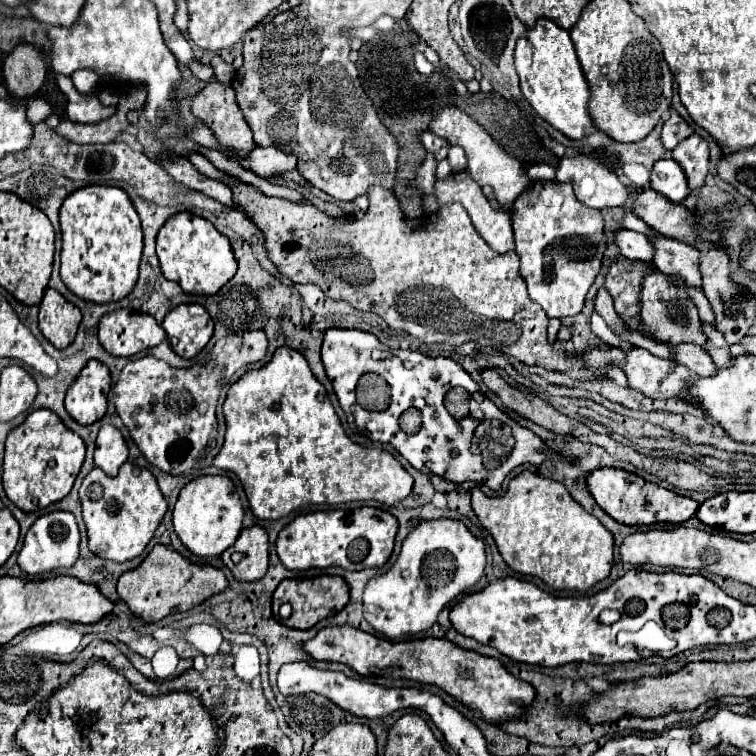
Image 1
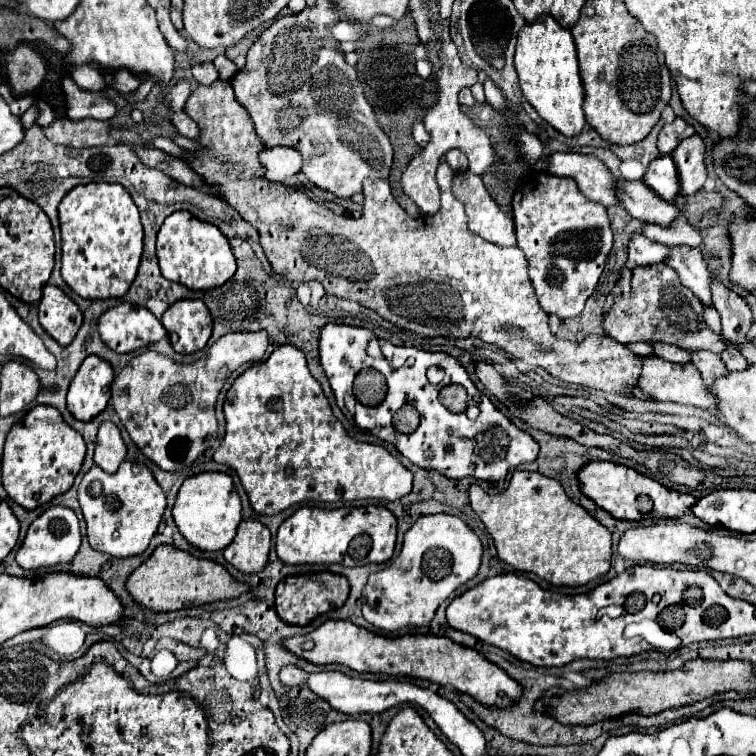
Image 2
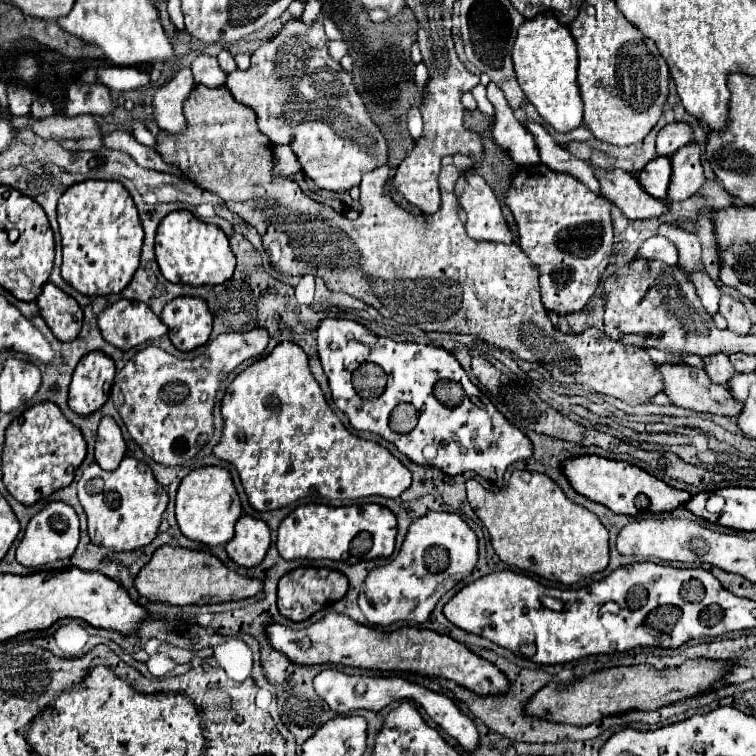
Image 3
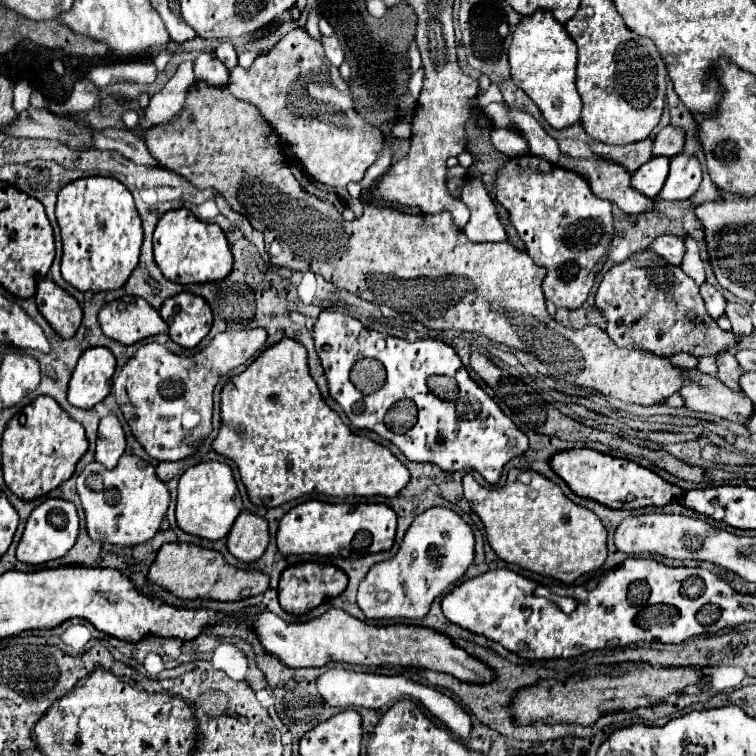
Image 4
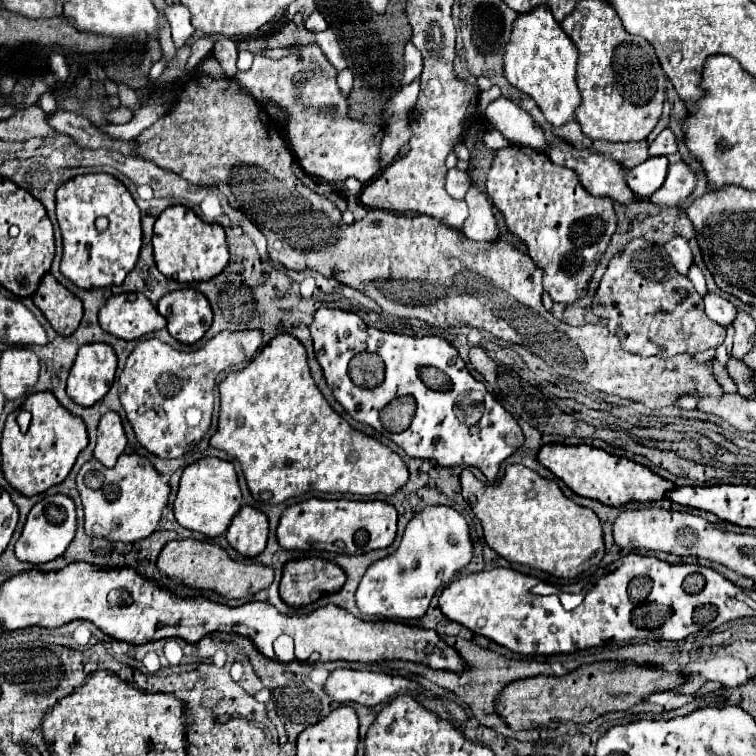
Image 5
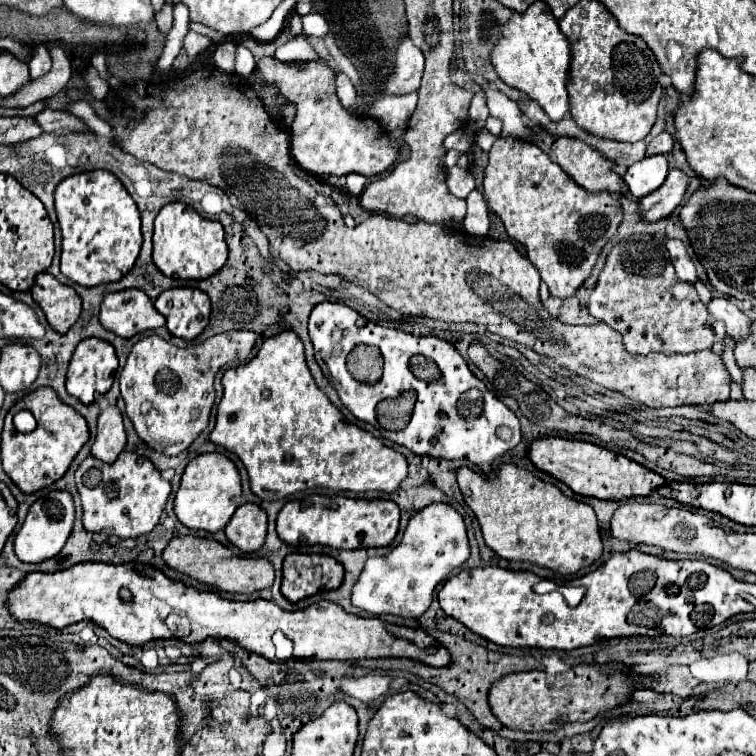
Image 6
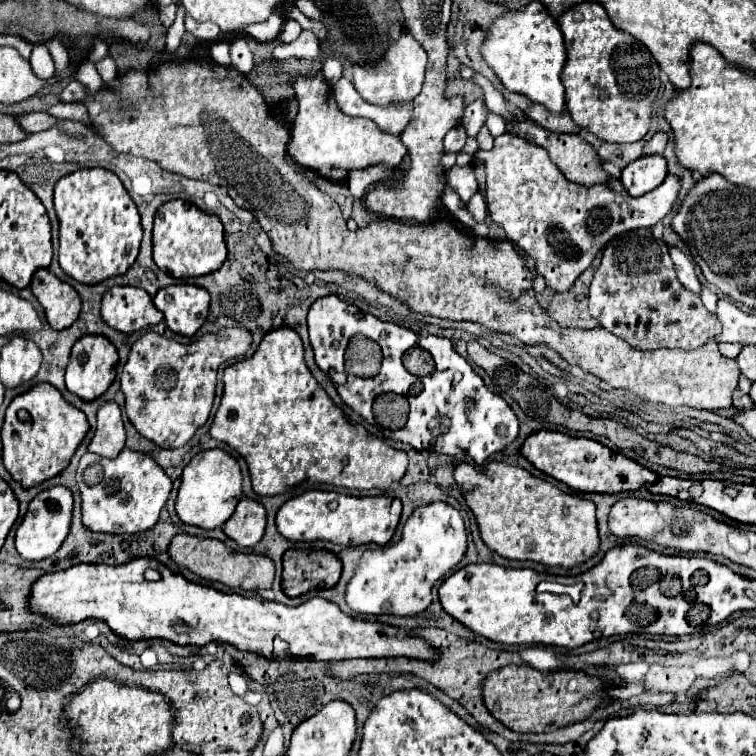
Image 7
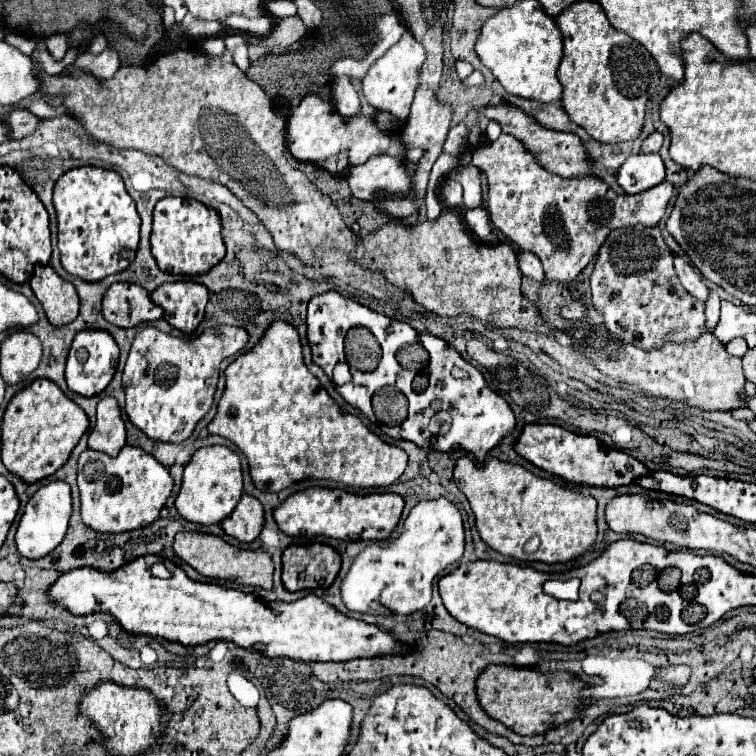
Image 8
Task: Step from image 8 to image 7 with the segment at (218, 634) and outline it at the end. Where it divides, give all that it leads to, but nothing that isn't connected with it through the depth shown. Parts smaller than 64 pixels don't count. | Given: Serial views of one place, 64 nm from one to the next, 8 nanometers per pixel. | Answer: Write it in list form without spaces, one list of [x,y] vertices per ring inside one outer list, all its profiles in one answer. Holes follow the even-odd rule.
[[[140,558],[132,560],[122,566],[106,566],[106,564],[78,564],[64,572],[54,572],[38,578],[38,582],[32,586],[30,606],[38,614],[44,614],[60,624],[74,624],[82,622],[86,618],[104,620],[118,636],[128,640],[148,640],[148,638],[164,638],[174,644],[182,646],[204,646],[208,642],[228,642],[234,644],[238,650],[250,650],[256,654],[262,654],[266,658],[276,658],[274,654],[274,638],[282,638],[288,644],[290,656],[298,660],[348,660],[348,658],[388,658],[388,656],[406,656],[406,658],[418,658],[418,660],[432,660],[436,656],[434,648],[428,646],[422,638],[406,636],[398,638],[396,628],[380,622],[364,622],[358,618],[352,618],[344,614],[334,602],[328,602],[320,596],[314,596],[306,600],[300,606],[286,606],[280,602],[266,602],[258,594],[256,596],[240,596],[240,594],[226,594],[202,584],[188,582],[182,574],[172,572],[164,564],[160,564],[156,558]],[[146,568],[160,568],[164,572],[164,580],[150,582],[144,578]]]

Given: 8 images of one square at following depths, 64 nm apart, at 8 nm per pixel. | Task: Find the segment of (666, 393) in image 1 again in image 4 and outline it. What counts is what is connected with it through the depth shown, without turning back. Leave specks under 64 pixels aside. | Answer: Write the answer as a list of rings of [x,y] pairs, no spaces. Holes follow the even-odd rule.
[[[696,370],[692,382],[682,386],[680,394],[686,400],[686,408],[696,412],[708,412],[724,420],[738,422],[742,426],[748,424],[750,414],[754,412],[752,400],[748,400],[740,392],[732,392],[726,384],[708,374],[702,374],[700,370]]]

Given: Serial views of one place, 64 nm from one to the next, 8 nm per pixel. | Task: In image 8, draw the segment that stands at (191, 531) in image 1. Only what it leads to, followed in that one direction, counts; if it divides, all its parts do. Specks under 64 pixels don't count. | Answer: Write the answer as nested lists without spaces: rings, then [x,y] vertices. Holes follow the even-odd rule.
[[[204,446],[194,452],[184,468],[180,492],[176,496],[178,514],[196,524],[218,524],[236,508],[242,496],[242,470],[240,458],[228,446]]]

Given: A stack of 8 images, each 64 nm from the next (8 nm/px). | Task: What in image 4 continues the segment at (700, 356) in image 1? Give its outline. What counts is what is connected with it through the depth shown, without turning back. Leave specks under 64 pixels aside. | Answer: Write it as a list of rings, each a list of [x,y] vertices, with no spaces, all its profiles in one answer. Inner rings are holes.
[[[732,352],[718,354],[716,356],[716,362],[718,362],[718,378],[728,388],[740,392],[740,376],[744,374],[744,370],[740,368],[740,364],[736,364],[736,356]]]

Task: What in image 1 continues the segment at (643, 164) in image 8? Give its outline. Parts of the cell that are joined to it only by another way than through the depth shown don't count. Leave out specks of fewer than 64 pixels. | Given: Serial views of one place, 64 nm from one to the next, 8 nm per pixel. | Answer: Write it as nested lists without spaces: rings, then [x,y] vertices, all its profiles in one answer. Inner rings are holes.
[[[658,160],[650,172],[650,188],[672,202],[682,202],[688,194],[688,184],[682,168],[672,160]]]

